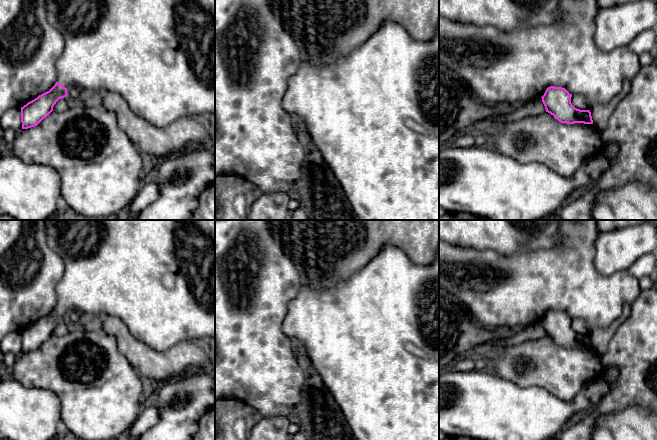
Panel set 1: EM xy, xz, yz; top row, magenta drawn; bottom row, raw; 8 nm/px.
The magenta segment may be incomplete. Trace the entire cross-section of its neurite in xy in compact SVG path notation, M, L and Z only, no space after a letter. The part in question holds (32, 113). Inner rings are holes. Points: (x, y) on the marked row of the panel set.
M45 0L47 19L62 35L63 51L56 62L57 82L47 92L21 107L22 129L37 126L52 111L56 102L67 96L67 89L79 87L84 93L99 95L103 91L120 94L136 114L160 128L183 116L207 114L215 117L215 0Z

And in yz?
M550 86L541 97L546 112L561 123L593 124L590 110L580 110L571 103L572 94L565 88Z

